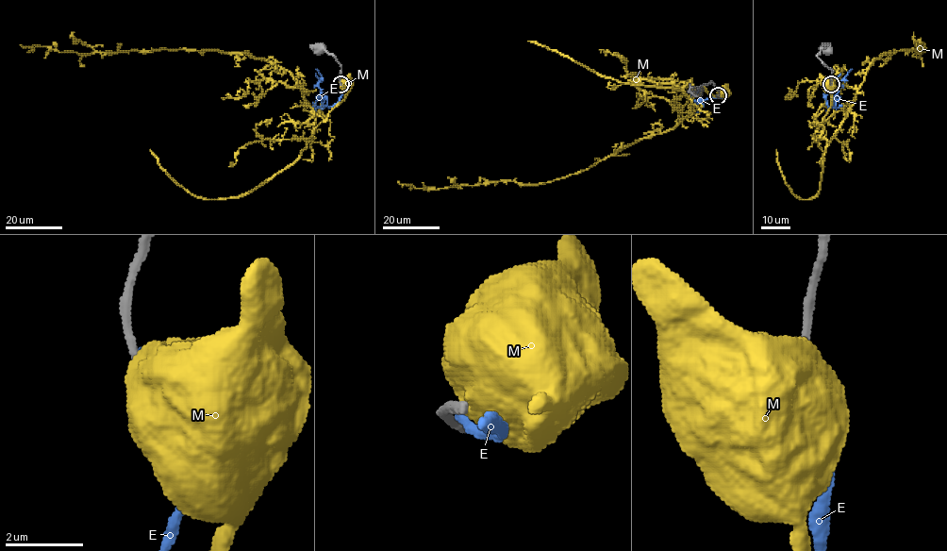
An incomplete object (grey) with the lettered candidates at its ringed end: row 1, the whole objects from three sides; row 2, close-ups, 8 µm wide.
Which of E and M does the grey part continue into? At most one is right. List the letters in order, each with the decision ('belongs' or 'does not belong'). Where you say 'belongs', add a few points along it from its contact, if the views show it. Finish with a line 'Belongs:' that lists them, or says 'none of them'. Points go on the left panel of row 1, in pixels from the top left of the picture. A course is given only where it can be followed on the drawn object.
E: does not belong
M: does not belong
Belongs: none of them

